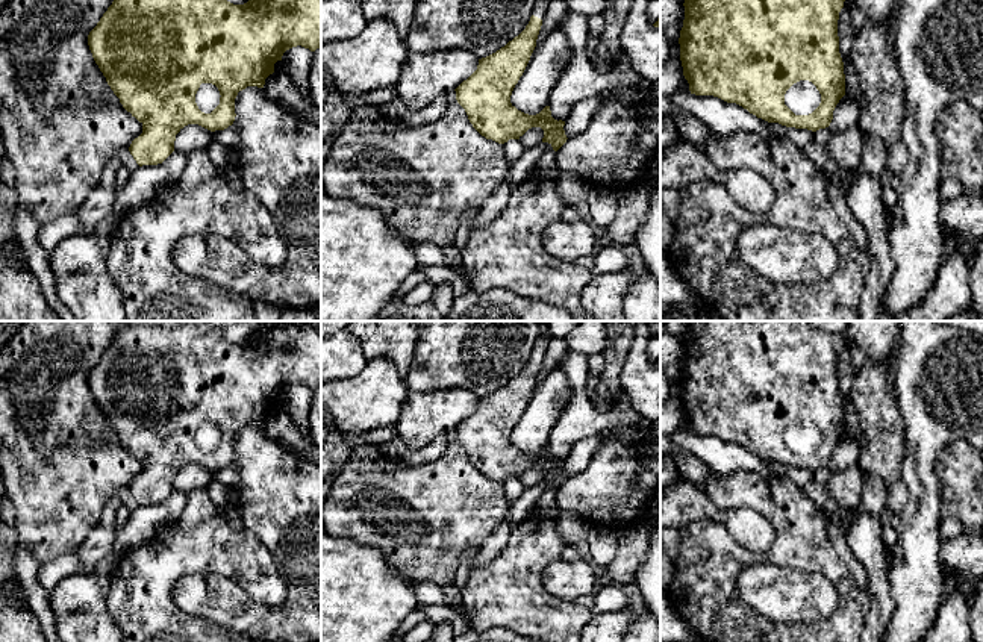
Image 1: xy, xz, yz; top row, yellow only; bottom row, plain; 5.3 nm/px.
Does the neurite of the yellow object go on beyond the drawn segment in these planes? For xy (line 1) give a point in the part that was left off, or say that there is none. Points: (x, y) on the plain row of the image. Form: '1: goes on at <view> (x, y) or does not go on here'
1: goes on at xy (208, 435)

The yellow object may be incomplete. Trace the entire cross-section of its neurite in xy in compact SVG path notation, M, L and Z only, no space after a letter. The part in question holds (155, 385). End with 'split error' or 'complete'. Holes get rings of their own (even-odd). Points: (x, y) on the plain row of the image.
M306 321L279 323L244 344L233 344L220 327L123 326L89 371L88 385L123 447L142 463L142 472L129 486L130 494L139 506L158 504L174 491L176 474L185 465L198 463L211 471L232 465L238 432L247 425L264 427L286 389L321 386L321 332Z; split error

